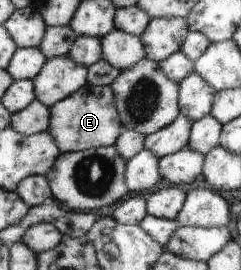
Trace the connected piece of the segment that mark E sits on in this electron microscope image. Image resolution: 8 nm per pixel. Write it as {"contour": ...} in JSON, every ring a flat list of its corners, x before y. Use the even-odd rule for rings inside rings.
{"contour":[[88,83,80,92,52,107,52,124,48,131,57,138,63,153,82,152,87,148,116,146,125,131,117,109,117,94,111,86,103,87]]}

